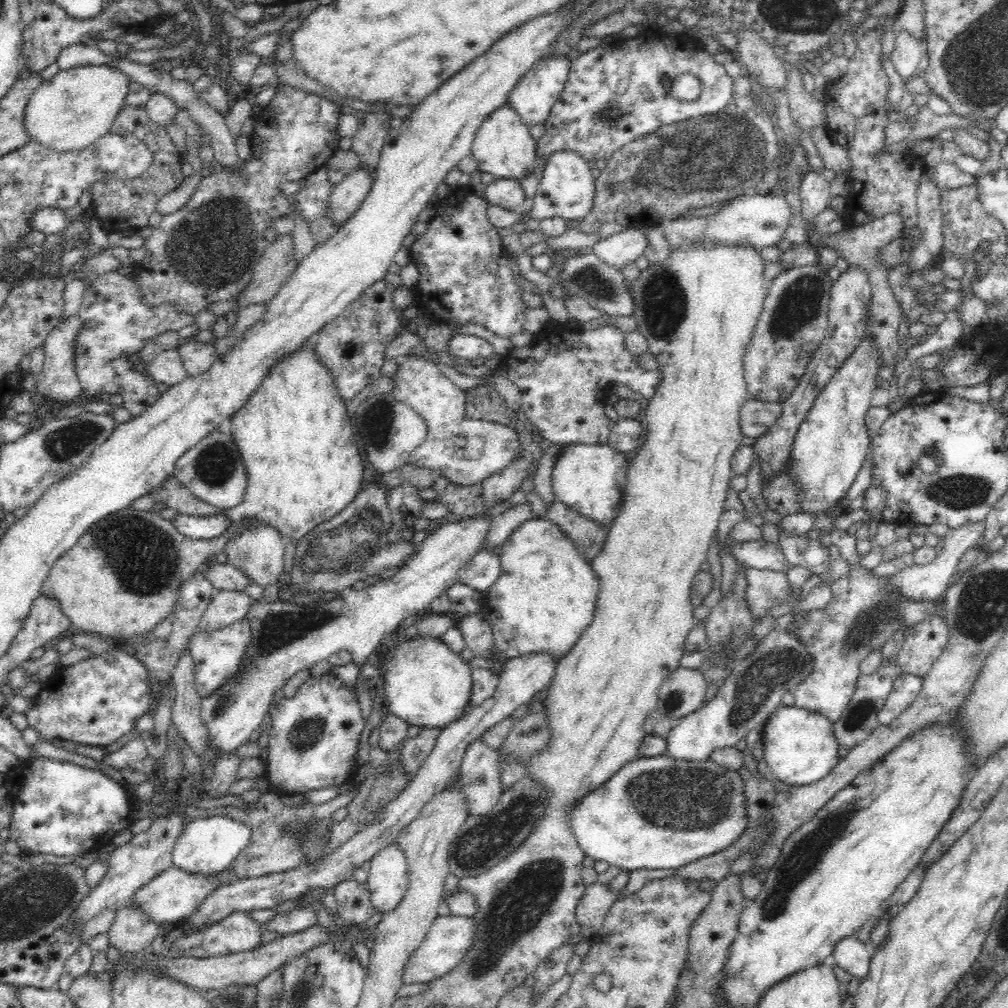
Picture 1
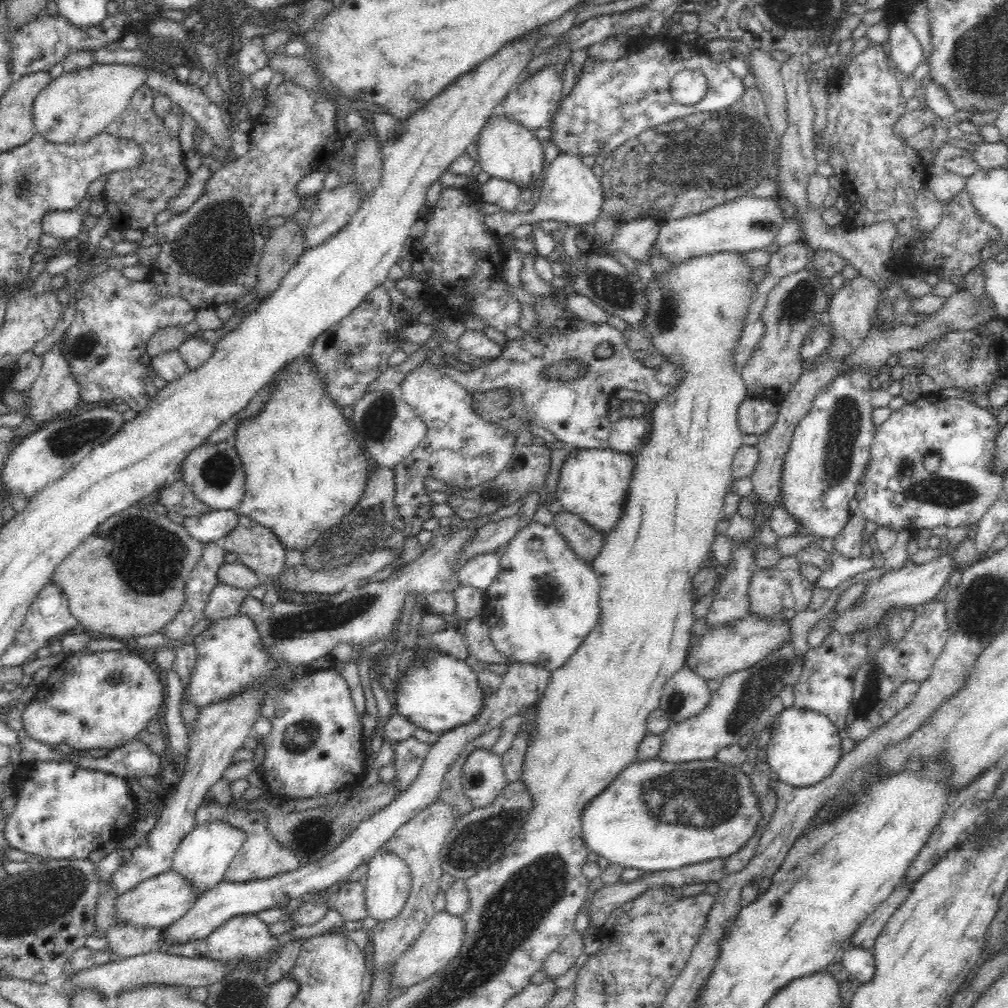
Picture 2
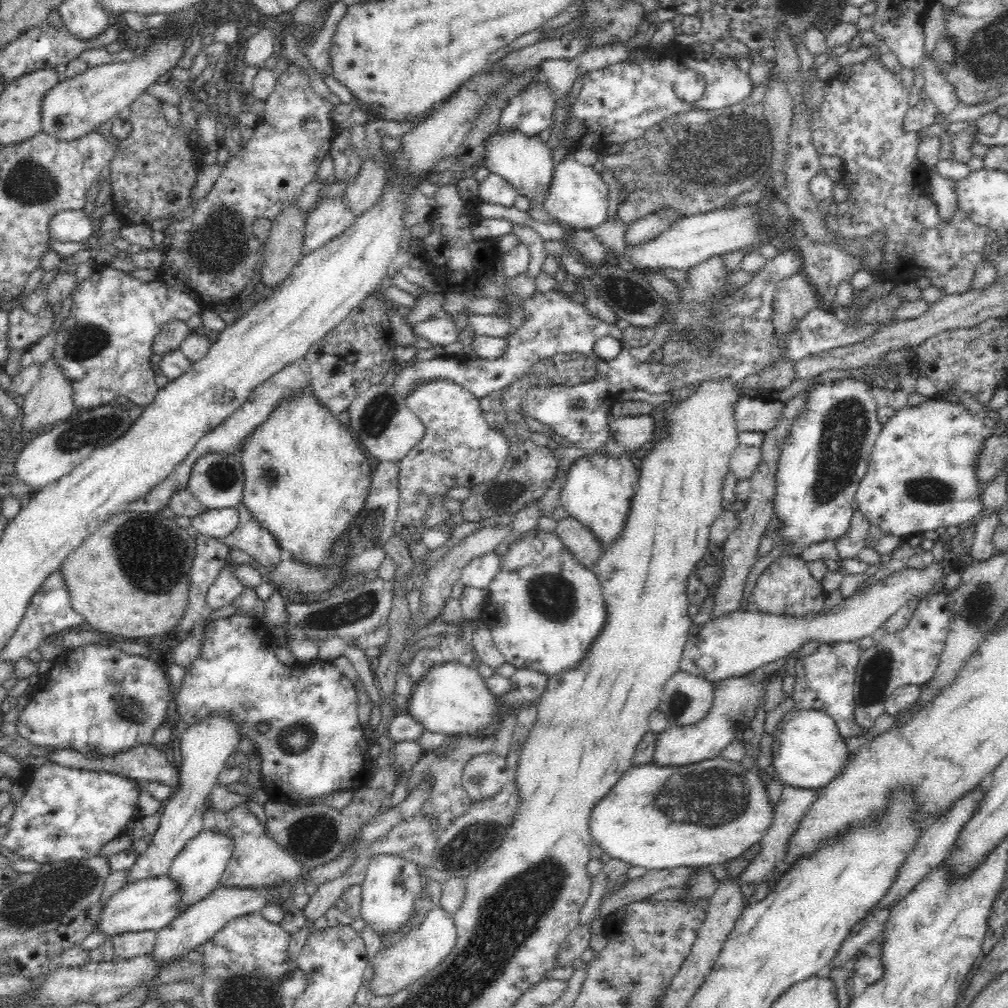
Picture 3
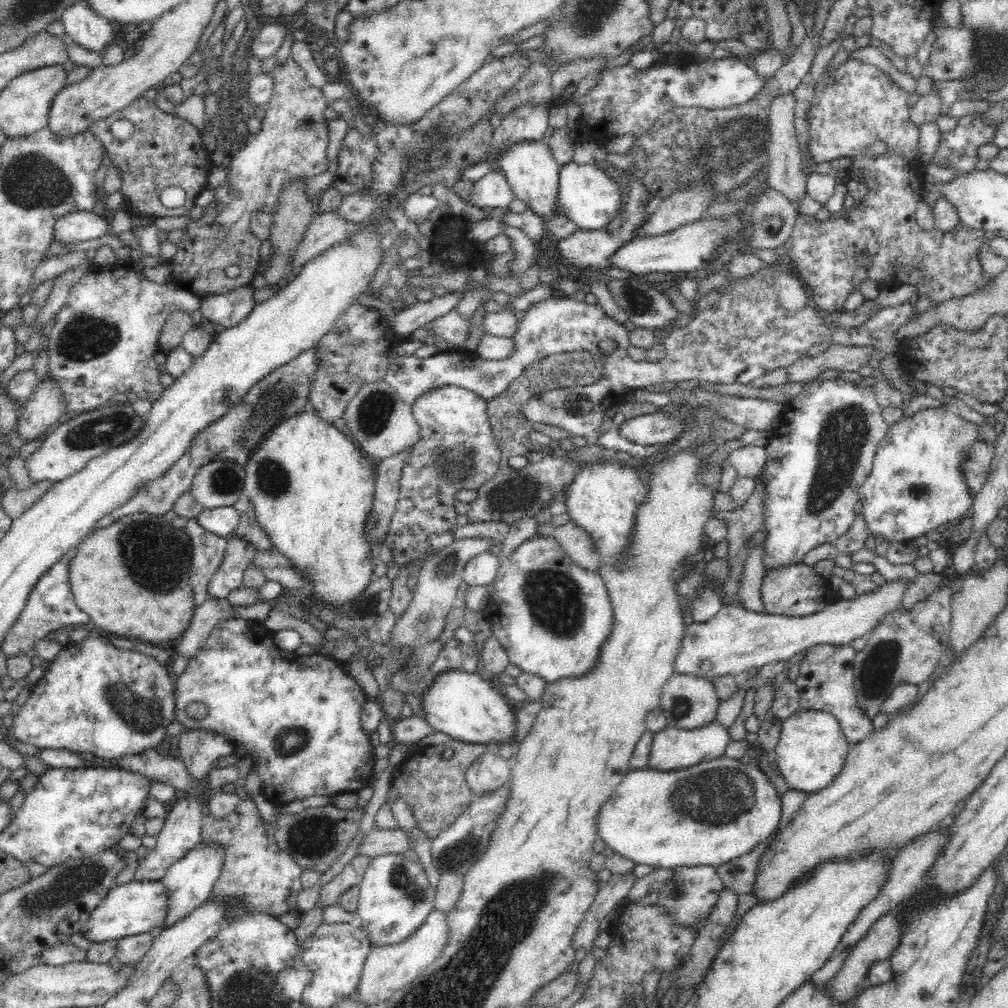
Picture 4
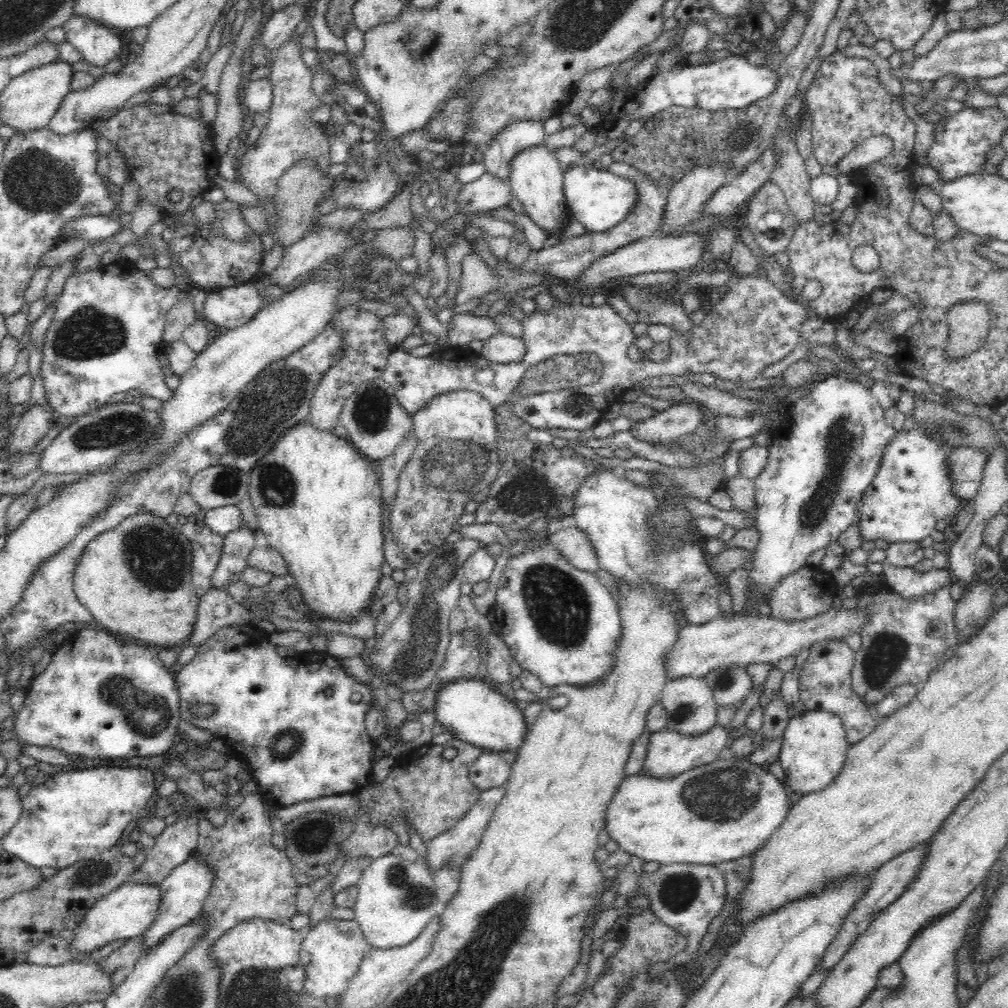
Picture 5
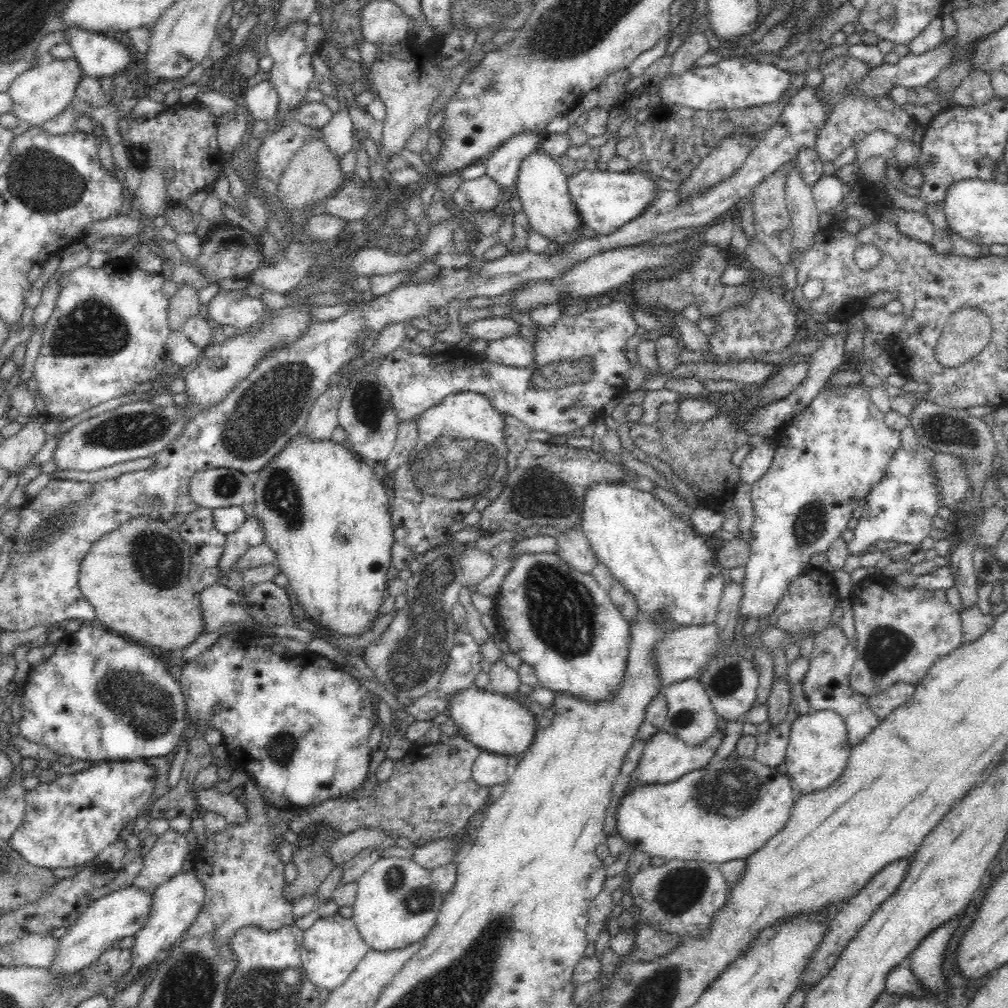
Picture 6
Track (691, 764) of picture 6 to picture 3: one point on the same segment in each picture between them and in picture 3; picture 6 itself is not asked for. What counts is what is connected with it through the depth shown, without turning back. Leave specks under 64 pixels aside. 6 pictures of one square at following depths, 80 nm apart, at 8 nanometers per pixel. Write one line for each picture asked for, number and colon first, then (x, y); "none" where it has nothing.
3: (736, 700)
4: (672, 748)
5: (669, 753)

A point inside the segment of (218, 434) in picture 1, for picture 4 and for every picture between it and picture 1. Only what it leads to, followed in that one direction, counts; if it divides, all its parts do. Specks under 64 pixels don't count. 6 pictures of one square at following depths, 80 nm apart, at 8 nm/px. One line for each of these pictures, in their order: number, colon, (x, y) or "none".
2: (213, 471)
3: (217, 480)
4: (217, 483)

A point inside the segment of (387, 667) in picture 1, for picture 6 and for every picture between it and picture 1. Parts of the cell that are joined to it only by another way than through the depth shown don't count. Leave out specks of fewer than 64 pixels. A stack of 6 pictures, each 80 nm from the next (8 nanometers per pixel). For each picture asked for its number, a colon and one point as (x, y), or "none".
2: (436, 691)
3: (451, 698)
4: (464, 705)
5: (471, 710)
6: (496, 723)

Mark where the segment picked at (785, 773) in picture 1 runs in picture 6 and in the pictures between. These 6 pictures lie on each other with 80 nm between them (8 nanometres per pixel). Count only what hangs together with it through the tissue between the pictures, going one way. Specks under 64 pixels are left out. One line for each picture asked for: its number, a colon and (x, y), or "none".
2: (804, 747)
3: (807, 750)
4: (811, 751)
5: (814, 746)
6: (818, 748)

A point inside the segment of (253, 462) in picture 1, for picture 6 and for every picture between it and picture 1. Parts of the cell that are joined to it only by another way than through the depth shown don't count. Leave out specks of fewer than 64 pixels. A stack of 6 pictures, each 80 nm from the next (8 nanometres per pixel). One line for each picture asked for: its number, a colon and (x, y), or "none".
2: (304, 469)
3: (306, 477)
4: (311, 487)
5: (317, 500)
6: (324, 512)

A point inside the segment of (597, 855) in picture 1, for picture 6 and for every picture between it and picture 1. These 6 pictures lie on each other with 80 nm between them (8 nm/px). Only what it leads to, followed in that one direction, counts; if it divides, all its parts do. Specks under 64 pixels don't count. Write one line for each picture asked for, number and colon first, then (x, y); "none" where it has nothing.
2: (655, 815)
3: (658, 817)
4: (707, 814)
5: (722, 810)
6: (726, 810)

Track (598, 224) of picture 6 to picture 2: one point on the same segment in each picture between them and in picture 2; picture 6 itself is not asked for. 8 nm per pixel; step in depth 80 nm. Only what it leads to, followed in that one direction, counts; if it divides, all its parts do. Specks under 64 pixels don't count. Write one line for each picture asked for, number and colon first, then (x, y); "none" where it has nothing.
2: (571, 193)
3: (577, 196)
4: (586, 195)
5: (596, 198)

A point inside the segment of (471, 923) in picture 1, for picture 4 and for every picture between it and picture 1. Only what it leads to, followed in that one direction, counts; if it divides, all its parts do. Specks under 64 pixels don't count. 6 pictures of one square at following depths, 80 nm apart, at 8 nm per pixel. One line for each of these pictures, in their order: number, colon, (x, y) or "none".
2: (441, 941)
3: (425, 947)
4: (390, 967)

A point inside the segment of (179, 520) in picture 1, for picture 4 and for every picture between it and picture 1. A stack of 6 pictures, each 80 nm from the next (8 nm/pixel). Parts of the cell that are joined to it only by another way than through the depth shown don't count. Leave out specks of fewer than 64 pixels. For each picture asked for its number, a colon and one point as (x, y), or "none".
2: (214, 525)
3: (217, 523)
4: (221, 521)

